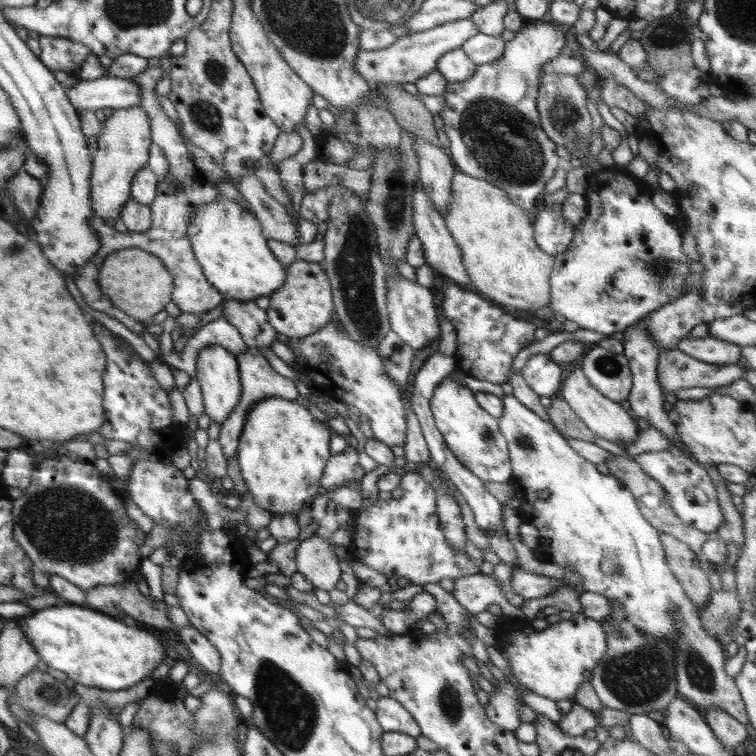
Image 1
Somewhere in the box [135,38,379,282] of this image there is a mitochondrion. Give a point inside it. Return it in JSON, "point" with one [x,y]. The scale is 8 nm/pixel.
{"point":[206,112]}

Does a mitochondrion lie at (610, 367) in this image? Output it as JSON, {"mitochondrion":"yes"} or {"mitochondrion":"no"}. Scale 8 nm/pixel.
{"mitochondrion":"yes"}

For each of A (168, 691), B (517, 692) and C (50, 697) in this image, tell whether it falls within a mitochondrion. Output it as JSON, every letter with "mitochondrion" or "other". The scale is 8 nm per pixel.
{"A":"other","B":"other","C":"mitochondrion"}

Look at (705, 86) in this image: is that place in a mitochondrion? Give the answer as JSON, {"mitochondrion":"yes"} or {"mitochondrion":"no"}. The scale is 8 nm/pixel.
{"mitochondrion":"no"}

